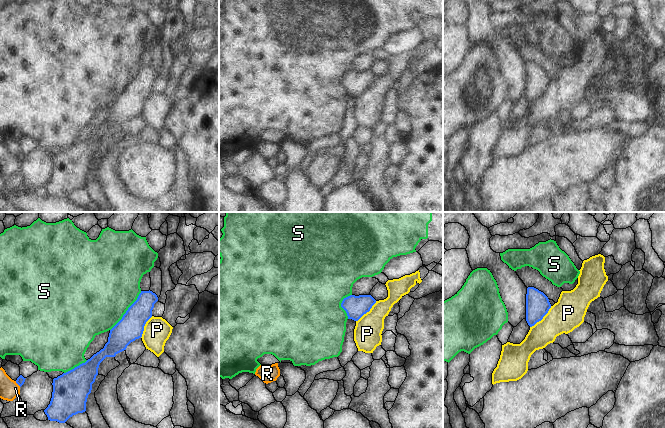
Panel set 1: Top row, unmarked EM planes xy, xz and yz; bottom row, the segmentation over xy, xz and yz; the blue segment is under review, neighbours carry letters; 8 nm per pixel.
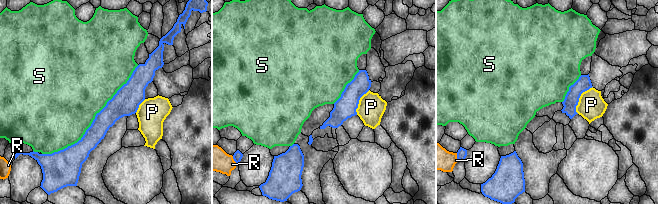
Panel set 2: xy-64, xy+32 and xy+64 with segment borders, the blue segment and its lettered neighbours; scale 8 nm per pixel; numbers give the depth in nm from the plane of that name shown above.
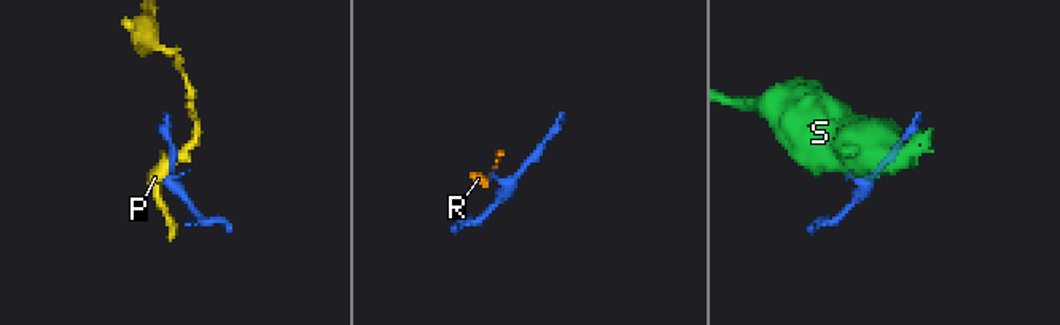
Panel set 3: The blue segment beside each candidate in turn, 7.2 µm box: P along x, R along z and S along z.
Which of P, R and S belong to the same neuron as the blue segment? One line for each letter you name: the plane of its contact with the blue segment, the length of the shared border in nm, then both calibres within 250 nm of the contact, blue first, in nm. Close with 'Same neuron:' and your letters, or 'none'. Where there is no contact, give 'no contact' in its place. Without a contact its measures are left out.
Same neuron: none

